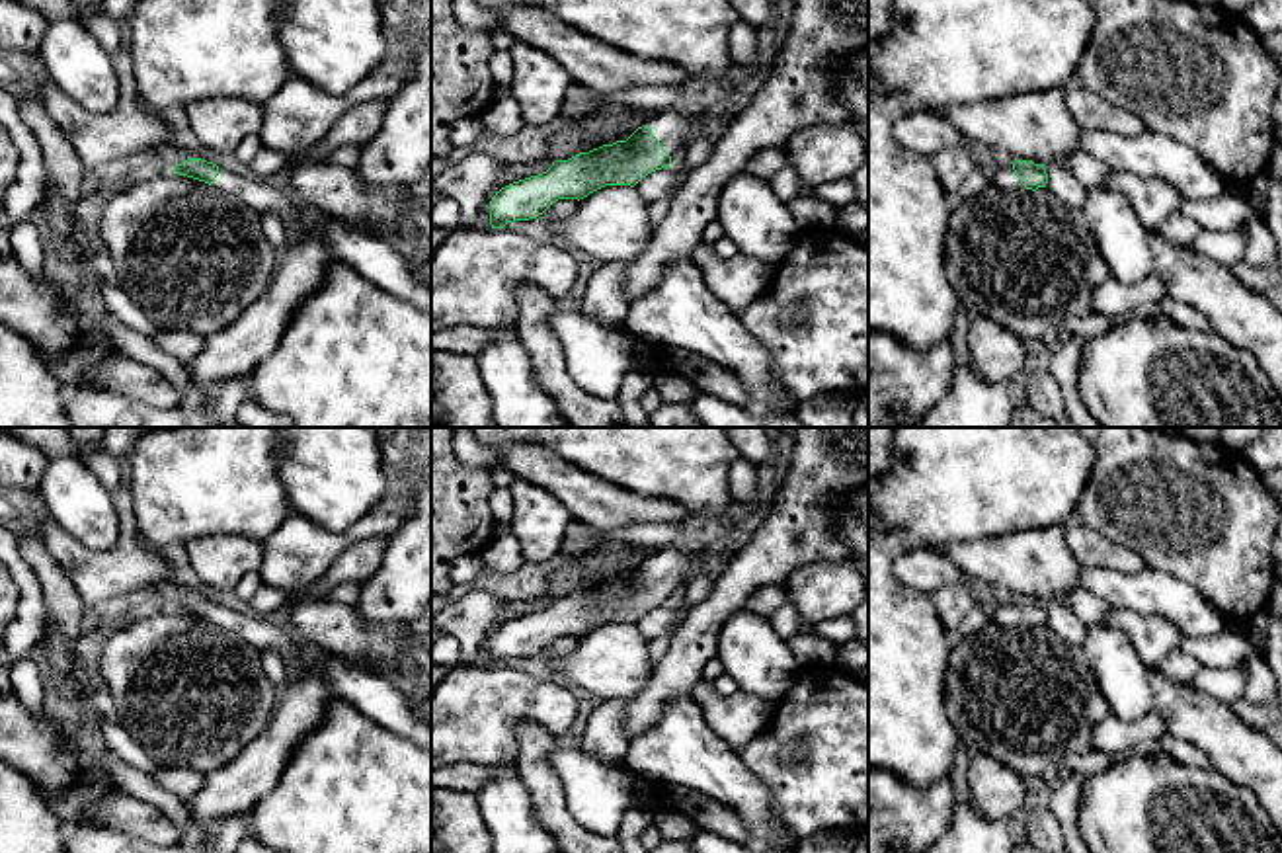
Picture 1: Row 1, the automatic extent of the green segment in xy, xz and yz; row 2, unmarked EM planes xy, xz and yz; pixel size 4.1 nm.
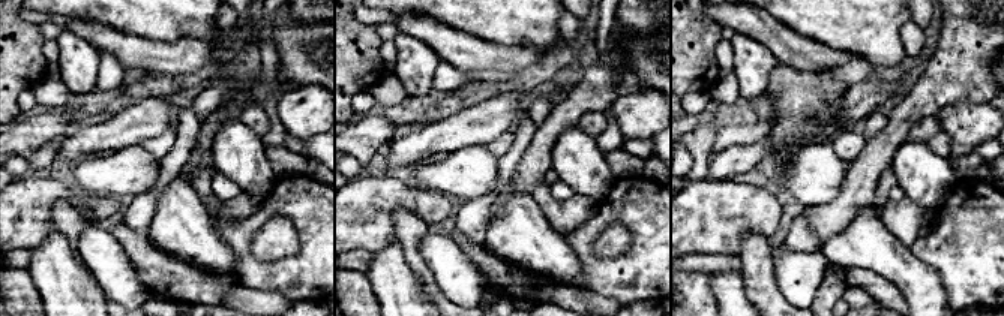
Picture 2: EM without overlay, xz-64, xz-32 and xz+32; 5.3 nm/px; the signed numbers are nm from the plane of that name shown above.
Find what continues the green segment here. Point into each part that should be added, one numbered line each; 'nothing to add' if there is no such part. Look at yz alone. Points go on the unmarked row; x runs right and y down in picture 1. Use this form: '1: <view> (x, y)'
1: yz (1003, 615)

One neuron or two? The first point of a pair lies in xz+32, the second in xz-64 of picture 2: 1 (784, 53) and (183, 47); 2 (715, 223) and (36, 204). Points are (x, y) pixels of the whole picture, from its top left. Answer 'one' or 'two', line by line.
1: one
2: one

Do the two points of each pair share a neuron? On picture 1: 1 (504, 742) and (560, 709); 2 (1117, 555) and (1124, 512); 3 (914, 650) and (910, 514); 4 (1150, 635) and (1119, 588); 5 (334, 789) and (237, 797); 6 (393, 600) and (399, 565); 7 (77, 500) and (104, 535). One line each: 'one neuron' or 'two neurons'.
1: one neuron
2: two neurons
3: one neuron
4: two neurons
5: two neurons
6: one neuron
7: one neuron

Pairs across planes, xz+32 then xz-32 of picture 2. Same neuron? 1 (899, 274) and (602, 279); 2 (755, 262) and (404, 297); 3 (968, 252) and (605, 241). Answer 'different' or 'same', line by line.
1: different
2: different
3: different

